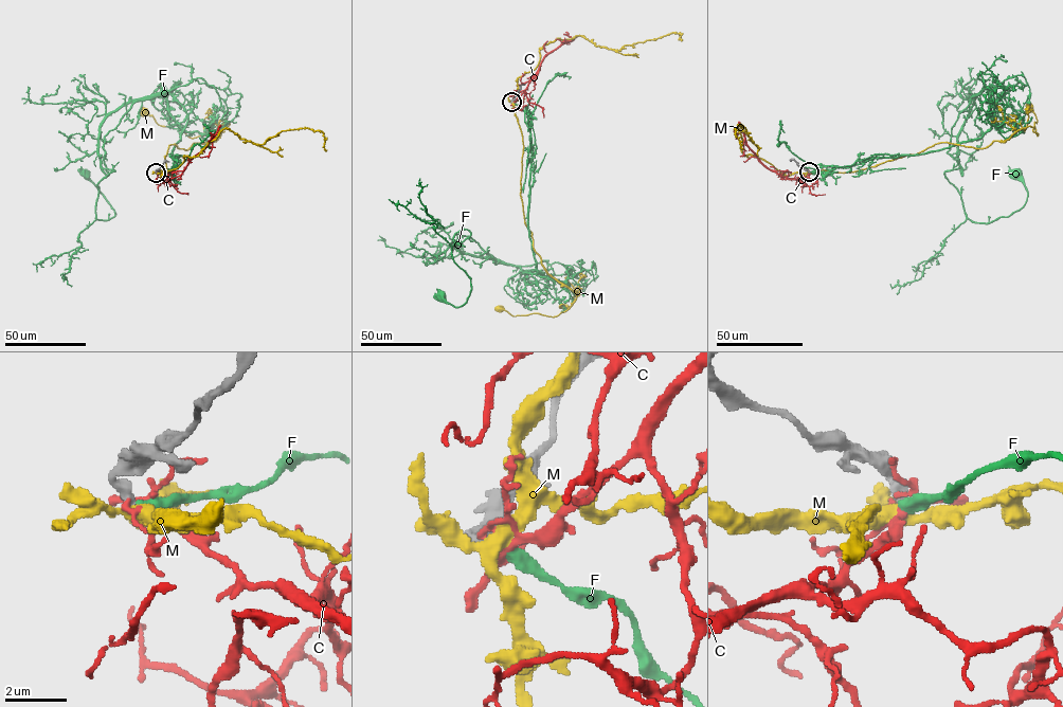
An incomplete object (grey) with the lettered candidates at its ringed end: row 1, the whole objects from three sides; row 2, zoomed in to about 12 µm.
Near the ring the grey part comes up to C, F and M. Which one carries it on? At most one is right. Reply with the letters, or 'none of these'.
F

